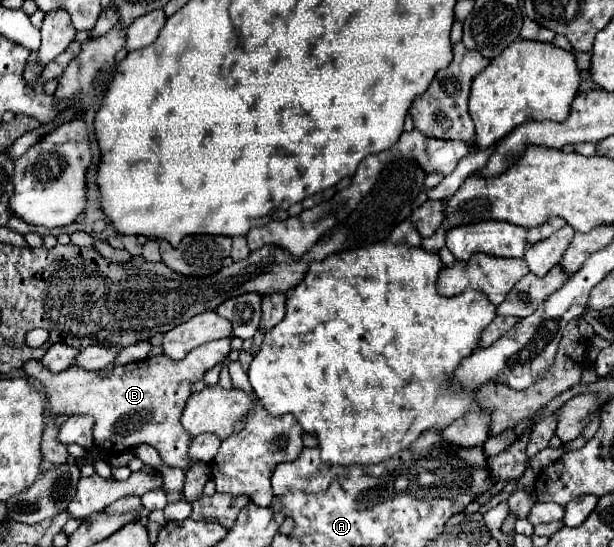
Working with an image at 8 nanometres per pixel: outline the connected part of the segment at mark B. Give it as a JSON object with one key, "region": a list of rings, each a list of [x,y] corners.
{"region":[[[218,339],[218,341],[196,347],[182,361],[172,361],[168,355],[162,353],[162,355],[156,355],[156,357],[150,357],[144,361],[136,361],[136,363],[128,363],[128,365],[116,365],[110,375],[102,375],[100,371],[86,371],[82,367],[70,367],[66,371],[52,373],[50,369],[46,369],[42,365],[42,361],[36,361],[36,359],[28,361],[24,365],[24,371],[28,375],[36,377],[46,387],[52,413],[56,413],[56,415],[84,415],[84,413],[92,415],[94,417],[94,427],[92,427],[94,441],[98,445],[106,447],[110,453],[122,453],[122,451],[134,449],[140,443],[148,443],[158,451],[158,455],[164,463],[168,463],[170,467],[180,467],[180,469],[188,471],[194,465],[194,461],[188,457],[188,449],[190,449],[194,437],[188,435],[180,423],[182,409],[184,409],[184,405],[192,393],[192,385],[196,381],[200,381],[202,375],[210,367],[224,361],[228,357],[228,353],[230,353],[230,339]]]}

